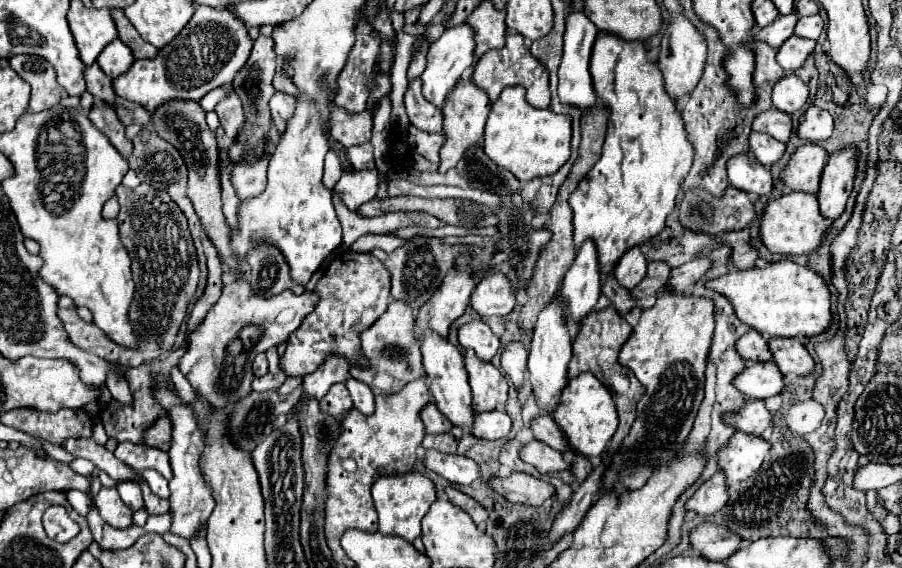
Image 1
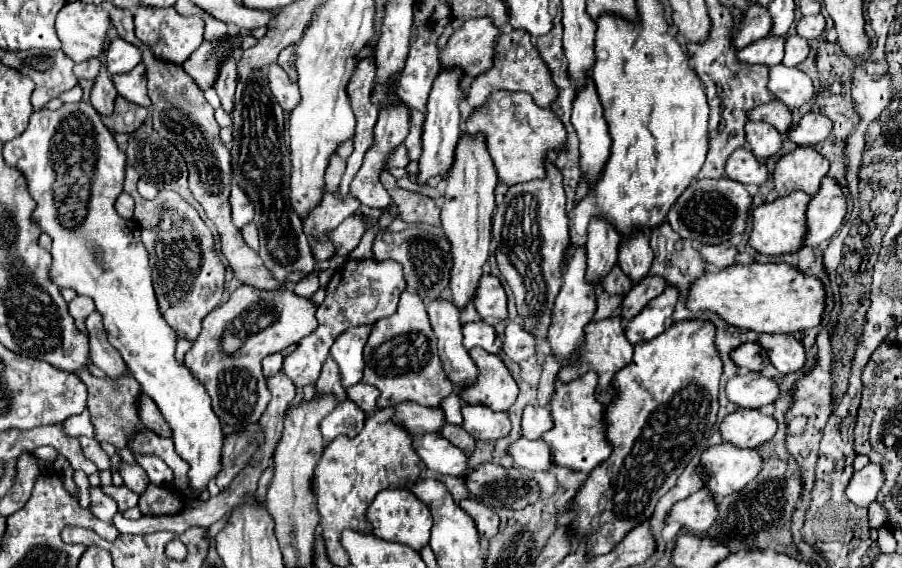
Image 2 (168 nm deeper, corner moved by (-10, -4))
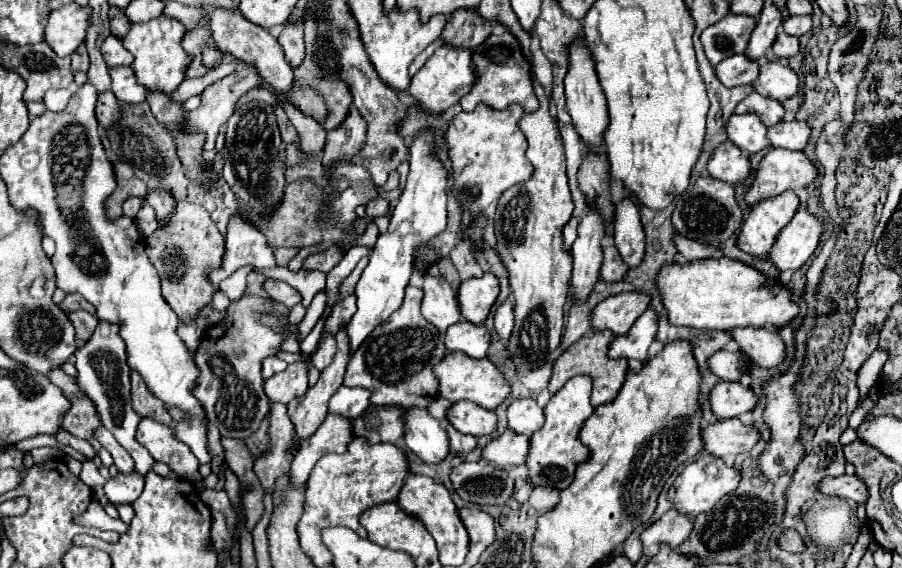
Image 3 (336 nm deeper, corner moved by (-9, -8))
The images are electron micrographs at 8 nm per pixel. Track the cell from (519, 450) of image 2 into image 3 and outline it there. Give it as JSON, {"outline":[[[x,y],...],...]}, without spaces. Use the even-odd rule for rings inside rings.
{"outline":[[[507,428],[503,434],[499,434],[497,438],[491,438],[485,444],[481,458],[497,466],[523,464],[527,458],[527,448],[529,448],[529,436],[517,434]]]}

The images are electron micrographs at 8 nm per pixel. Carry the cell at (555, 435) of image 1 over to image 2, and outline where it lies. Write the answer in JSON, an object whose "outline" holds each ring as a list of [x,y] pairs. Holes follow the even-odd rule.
{"outline":[[[526,406],[524,408],[524,414],[522,414],[522,434],[524,434],[524,438],[538,440],[550,428],[552,428],[550,410],[540,408],[540,406]]]}

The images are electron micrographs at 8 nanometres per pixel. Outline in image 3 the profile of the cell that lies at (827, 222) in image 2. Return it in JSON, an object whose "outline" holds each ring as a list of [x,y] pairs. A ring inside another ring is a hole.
{"outline":[[[801,206],[787,228],[779,232],[769,252],[769,260],[779,272],[799,270],[815,252],[821,232],[821,222],[811,216],[805,206]]]}

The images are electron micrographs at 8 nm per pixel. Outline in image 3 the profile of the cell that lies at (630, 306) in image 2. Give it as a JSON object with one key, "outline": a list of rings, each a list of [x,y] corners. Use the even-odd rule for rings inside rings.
{"outline":[[[627,292],[627,294],[615,294],[611,298],[605,298],[599,302],[591,316],[591,326],[595,330],[611,330],[615,336],[621,336],[629,332],[635,318],[641,316],[641,312],[647,310],[651,298],[647,294],[639,292]]]}

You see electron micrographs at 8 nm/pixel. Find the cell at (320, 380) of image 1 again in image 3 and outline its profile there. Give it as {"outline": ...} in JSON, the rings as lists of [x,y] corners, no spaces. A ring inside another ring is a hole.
{"outline":[[[423,130],[417,140],[411,146],[411,170],[407,178],[407,186],[399,198],[399,202],[393,208],[391,224],[385,234],[379,234],[377,244],[369,256],[369,264],[363,270],[355,296],[357,296],[357,312],[353,314],[351,322],[347,324],[351,350],[357,350],[357,346],[373,332],[375,326],[385,322],[397,308],[403,304],[405,286],[409,284],[409,278],[413,274],[415,266],[415,254],[421,246],[425,246],[433,236],[441,234],[447,224],[447,196],[445,196],[445,184],[447,184],[447,172],[433,156],[433,136],[429,130]]]}

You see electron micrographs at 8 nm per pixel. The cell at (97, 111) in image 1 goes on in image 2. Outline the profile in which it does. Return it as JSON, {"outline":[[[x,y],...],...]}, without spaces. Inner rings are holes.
{"outline":[[[102,60],[102,70],[100,74],[96,76],[96,82],[94,82],[94,90],[92,90],[92,96],[90,96],[90,102],[92,106],[96,108],[96,112],[100,116],[112,116],[114,112],[114,100],[116,100],[116,88],[110,80],[110,74],[106,70],[106,64]]]}

